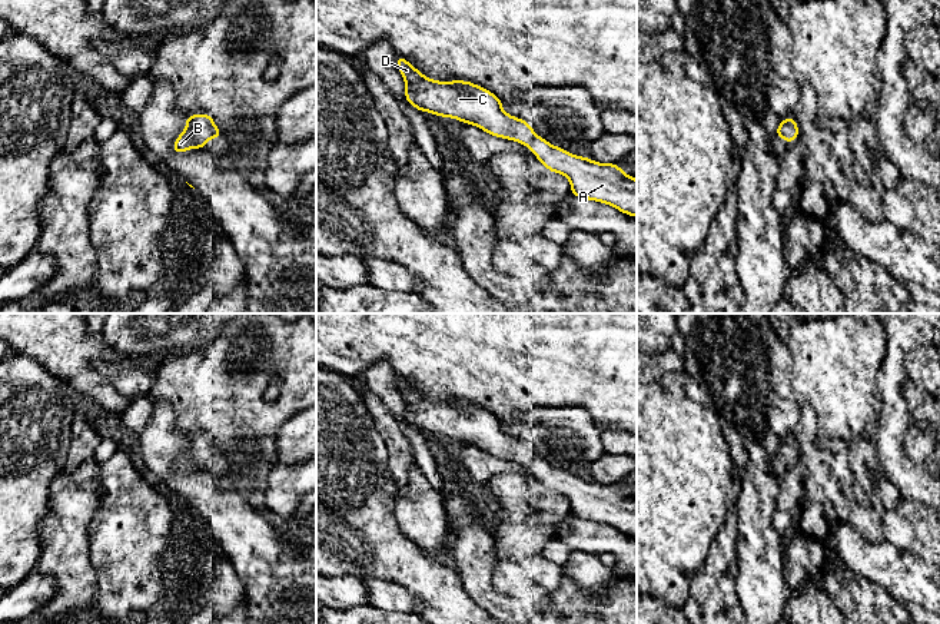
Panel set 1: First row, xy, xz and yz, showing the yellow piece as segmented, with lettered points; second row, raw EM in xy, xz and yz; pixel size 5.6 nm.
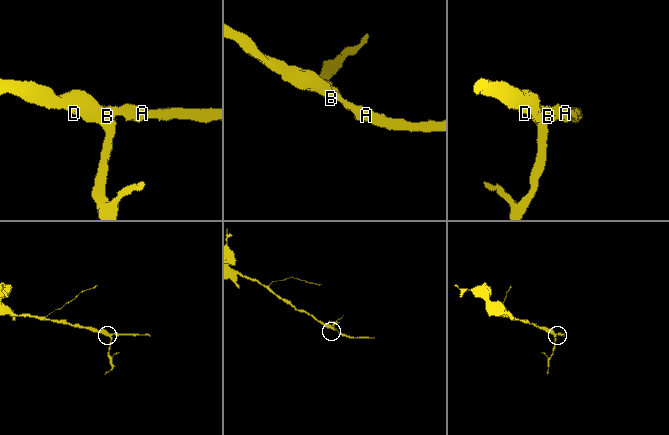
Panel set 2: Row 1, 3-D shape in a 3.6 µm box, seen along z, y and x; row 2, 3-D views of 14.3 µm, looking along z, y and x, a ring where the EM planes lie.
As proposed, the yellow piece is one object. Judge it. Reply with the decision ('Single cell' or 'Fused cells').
Single cell

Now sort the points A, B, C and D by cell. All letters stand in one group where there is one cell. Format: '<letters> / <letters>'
A B C D

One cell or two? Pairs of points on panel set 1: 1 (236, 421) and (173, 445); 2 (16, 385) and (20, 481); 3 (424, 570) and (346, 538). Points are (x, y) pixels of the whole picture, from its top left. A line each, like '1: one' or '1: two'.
1: two
2: one
3: one

